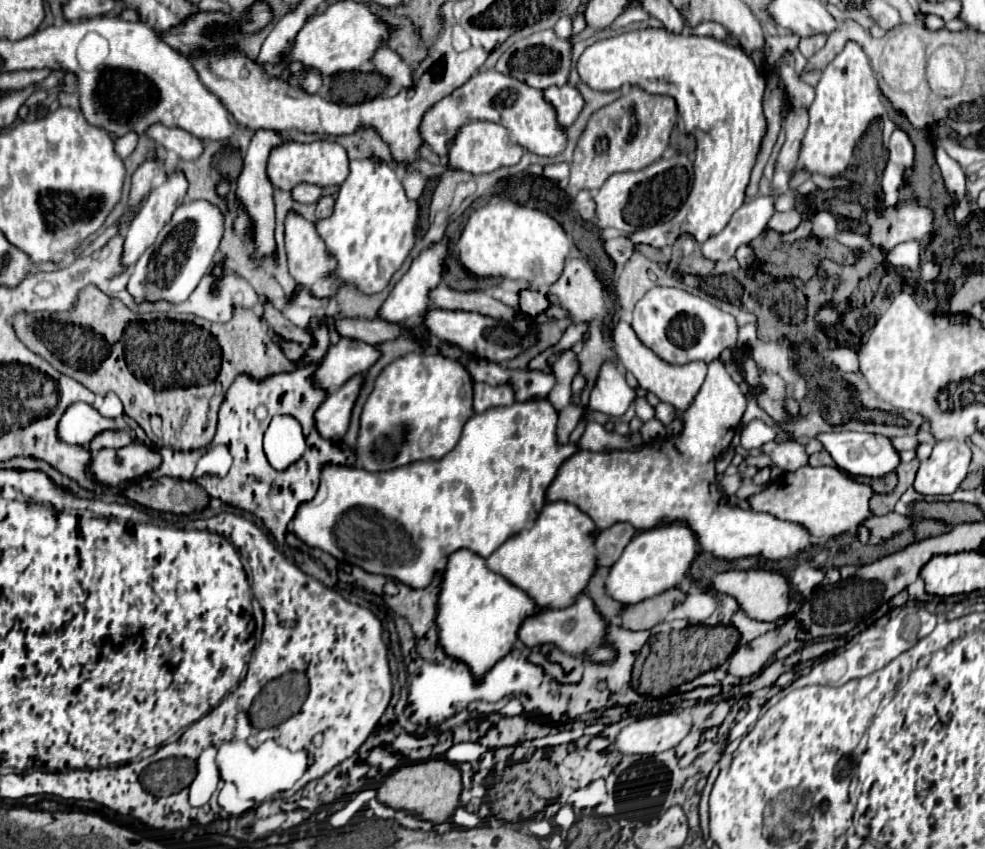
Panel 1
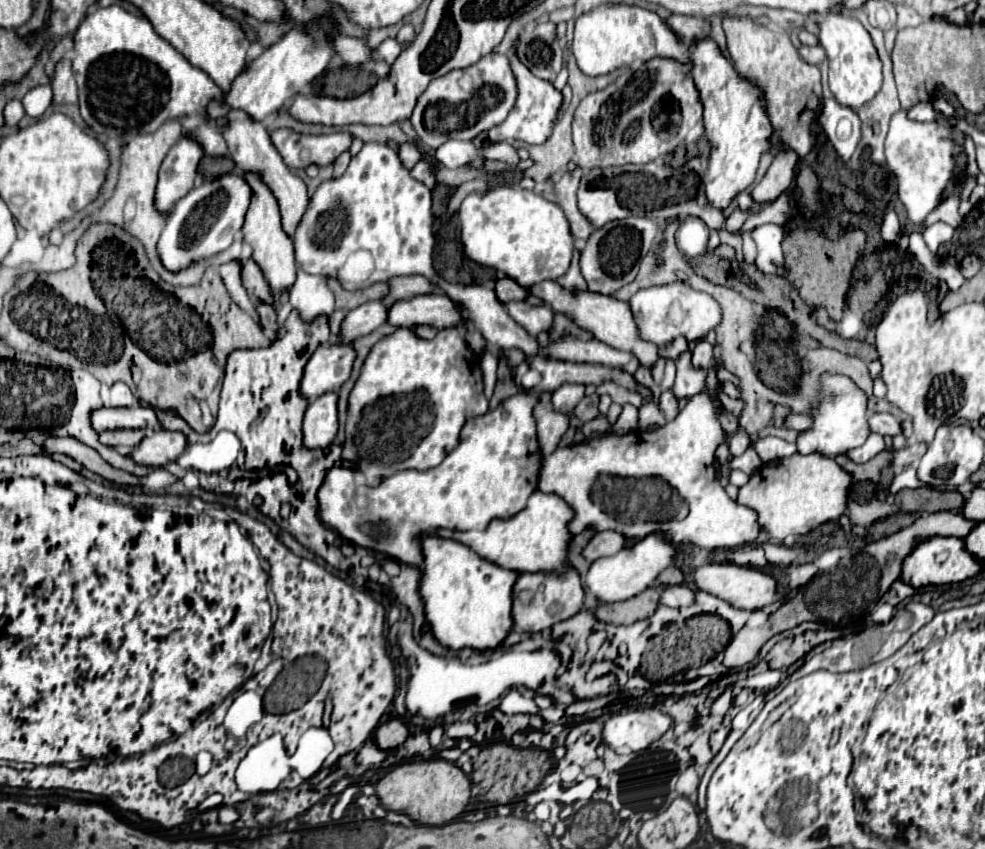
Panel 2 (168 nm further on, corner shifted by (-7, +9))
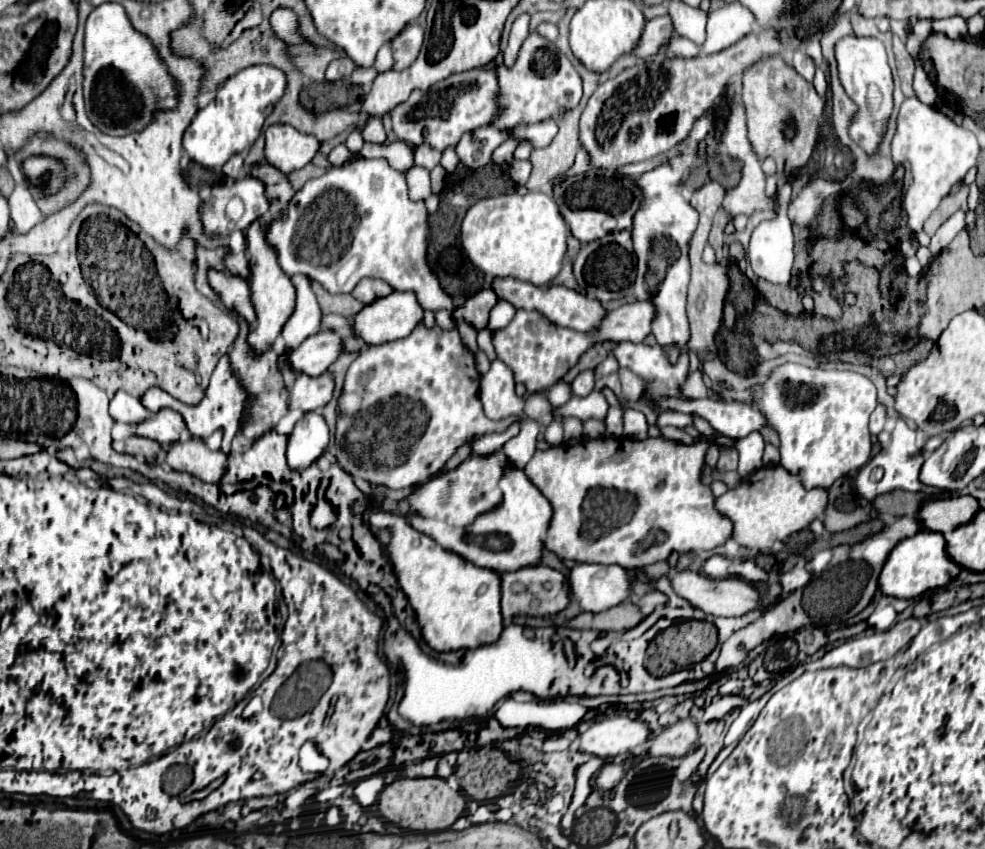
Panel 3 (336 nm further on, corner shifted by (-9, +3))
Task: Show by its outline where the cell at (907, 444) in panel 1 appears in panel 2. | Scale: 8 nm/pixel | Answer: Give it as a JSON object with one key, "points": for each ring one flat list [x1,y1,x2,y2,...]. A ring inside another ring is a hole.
{"points":[[872,413,868,423,870,423,870,431,878,433,878,435,890,435,890,437,894,437,894,435,902,433,900,421,892,413]]}

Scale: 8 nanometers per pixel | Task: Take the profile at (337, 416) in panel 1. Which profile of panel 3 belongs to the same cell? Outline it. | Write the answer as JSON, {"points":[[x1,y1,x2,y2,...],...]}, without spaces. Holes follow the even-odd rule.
{"points":[[320,411,306,413,290,433,288,441,288,465,290,469,302,471,314,463,328,447,330,427]]}

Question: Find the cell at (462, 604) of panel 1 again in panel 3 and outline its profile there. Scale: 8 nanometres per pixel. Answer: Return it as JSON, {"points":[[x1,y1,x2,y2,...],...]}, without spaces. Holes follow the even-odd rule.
{"points":[[372,507,370,511,370,525,390,531,392,535,384,551,390,555,400,587,416,611,426,643,436,651,476,649,496,643,504,629,500,613,500,575,490,569,480,569,470,561,464,561,464,557,446,551,432,537,416,531,410,521,400,515,380,511,378,507]]}

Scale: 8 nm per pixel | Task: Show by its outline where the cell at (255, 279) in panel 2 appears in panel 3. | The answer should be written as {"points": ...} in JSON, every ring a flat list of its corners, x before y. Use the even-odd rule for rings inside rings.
{"points":[[228,253,226,257,226,271,230,275,238,275,242,279,250,279,250,263,248,263,248,257,244,253]]}

